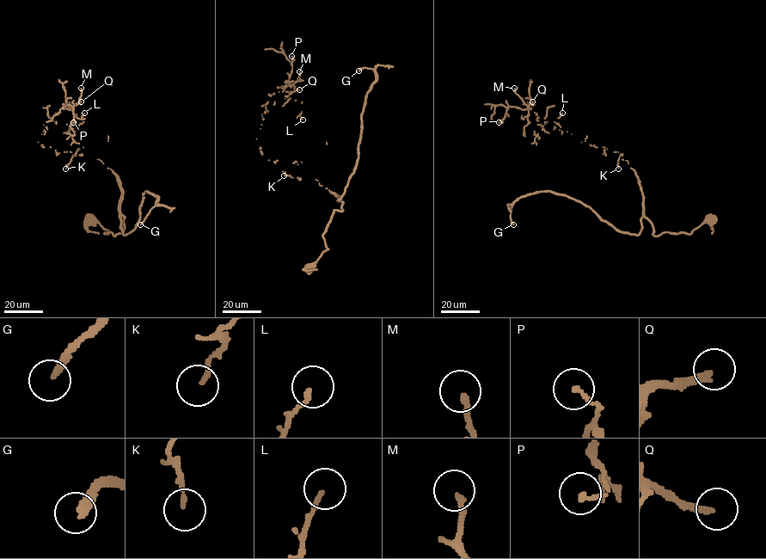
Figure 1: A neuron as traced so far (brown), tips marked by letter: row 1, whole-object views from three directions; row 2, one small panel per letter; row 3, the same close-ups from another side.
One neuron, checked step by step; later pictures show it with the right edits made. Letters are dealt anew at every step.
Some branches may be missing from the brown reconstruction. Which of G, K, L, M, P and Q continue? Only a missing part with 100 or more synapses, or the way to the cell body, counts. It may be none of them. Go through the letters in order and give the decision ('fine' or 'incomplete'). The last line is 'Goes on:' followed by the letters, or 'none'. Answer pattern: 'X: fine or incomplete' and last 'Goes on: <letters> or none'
G: incomplete
K: fine
L: fine
M: fine
P: fine
Q: fine
Goes on: G

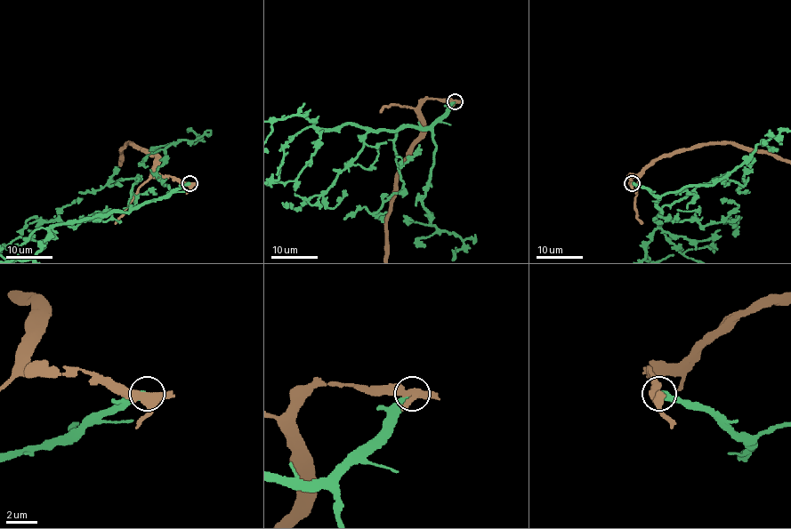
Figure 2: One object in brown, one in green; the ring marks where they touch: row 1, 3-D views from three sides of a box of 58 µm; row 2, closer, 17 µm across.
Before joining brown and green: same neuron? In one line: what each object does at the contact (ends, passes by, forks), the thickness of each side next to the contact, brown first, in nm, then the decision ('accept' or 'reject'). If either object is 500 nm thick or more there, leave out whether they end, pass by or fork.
brown forks; green ends; calibres 440 and 420 nm; reject

